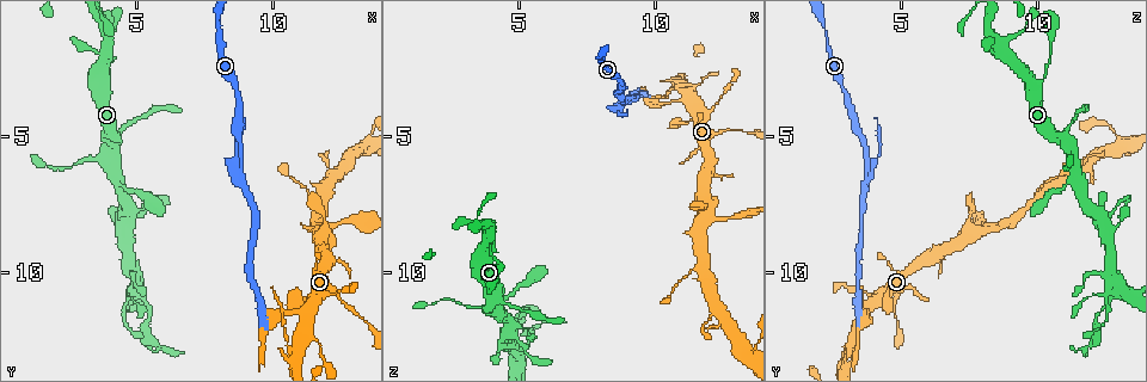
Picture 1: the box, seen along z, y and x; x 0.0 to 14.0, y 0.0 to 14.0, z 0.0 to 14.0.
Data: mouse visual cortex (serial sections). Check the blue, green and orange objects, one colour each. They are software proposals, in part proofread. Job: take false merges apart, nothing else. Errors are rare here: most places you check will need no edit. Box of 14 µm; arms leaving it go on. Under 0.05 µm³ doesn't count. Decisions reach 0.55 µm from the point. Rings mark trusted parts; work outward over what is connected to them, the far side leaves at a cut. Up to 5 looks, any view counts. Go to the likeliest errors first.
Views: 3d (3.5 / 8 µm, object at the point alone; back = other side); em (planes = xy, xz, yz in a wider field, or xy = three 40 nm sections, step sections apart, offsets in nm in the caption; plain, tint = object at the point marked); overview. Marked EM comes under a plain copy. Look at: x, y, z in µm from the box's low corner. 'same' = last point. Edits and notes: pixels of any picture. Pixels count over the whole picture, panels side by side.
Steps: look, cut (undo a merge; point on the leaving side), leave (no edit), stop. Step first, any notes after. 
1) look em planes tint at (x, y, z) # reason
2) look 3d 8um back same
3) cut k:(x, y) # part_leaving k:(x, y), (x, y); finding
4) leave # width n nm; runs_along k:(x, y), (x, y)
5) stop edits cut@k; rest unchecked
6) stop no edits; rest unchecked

look 3d 8um back at (8.9, 6.3, 3.8) # a fork

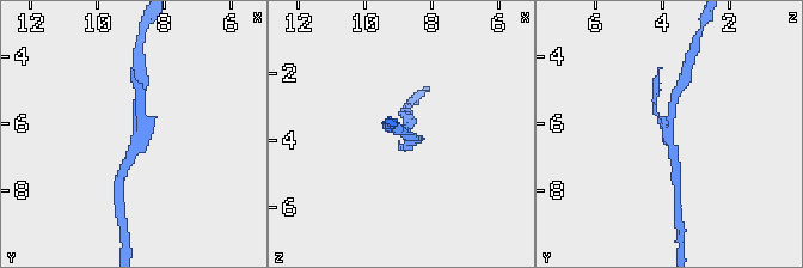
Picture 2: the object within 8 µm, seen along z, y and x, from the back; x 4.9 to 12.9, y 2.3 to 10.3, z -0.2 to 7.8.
look em planes tint at (8.7, 6.4, 3.8) # arms 3; arm_widths 150, 250, 250 nm; need the tissue

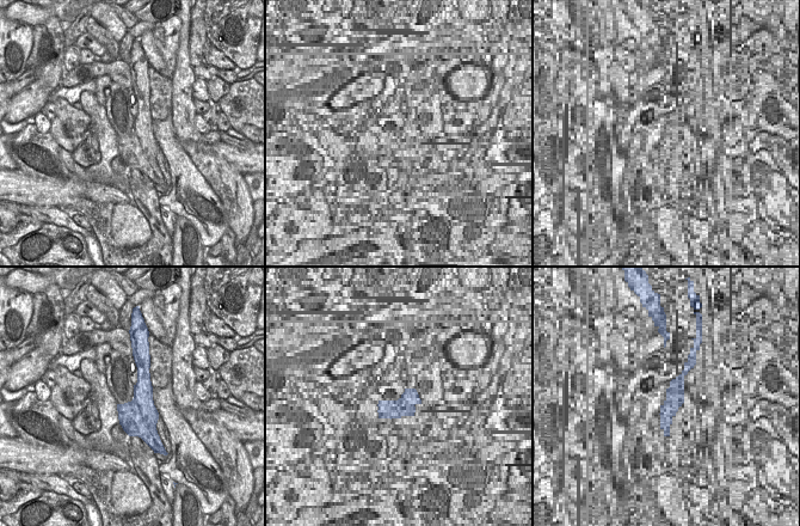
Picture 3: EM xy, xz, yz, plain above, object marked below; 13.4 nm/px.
cut 2:(143, 113) # border 3:(133, 398), (143, 420), (155, 427); two cells meet here

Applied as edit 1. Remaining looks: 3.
look overview

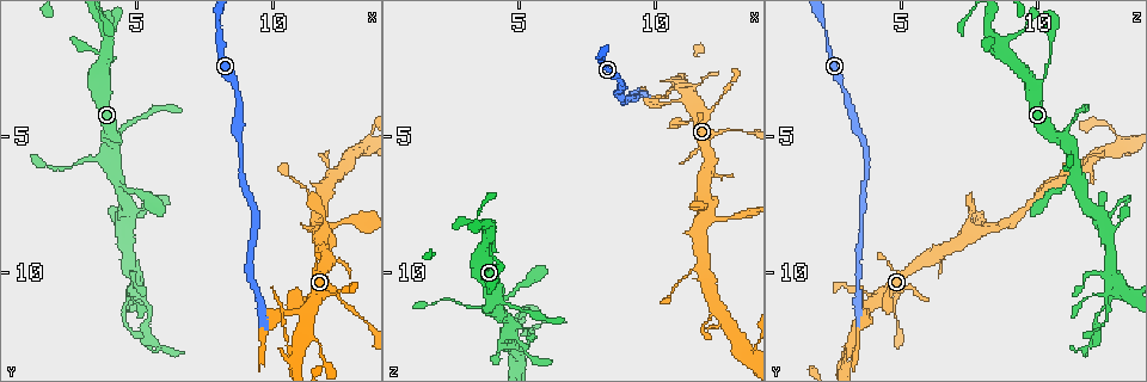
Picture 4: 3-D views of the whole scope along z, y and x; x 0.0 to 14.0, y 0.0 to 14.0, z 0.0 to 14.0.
look 3d 3.5um back at (4.7, 10.0, 12.1) # thick turns thin

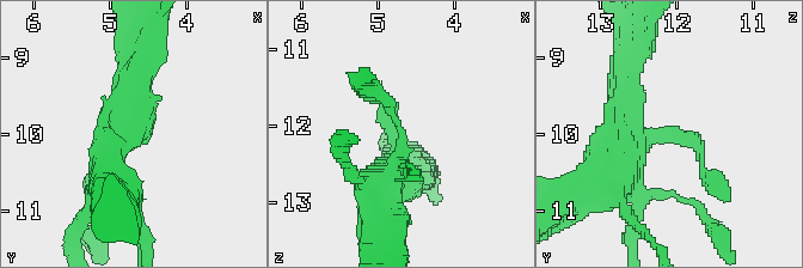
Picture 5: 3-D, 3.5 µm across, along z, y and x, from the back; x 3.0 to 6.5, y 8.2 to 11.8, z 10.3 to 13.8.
leave # one cell here

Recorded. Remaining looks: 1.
stop edits cut@2; rest unchecked

